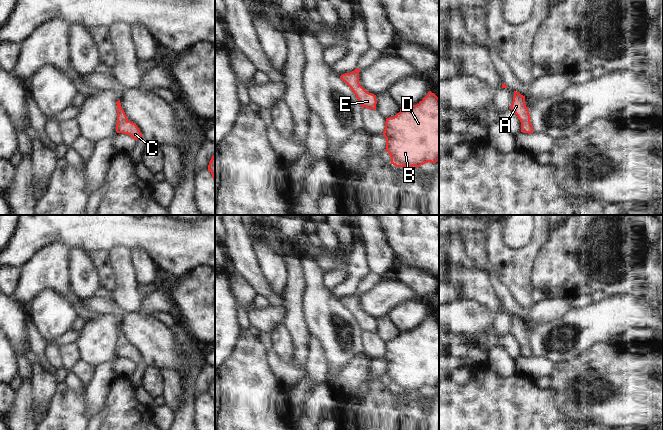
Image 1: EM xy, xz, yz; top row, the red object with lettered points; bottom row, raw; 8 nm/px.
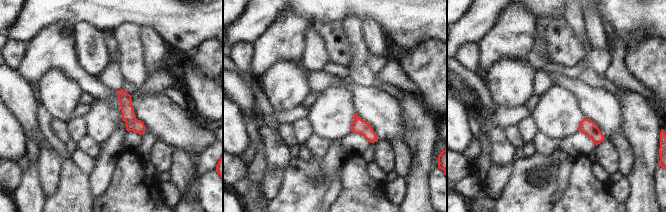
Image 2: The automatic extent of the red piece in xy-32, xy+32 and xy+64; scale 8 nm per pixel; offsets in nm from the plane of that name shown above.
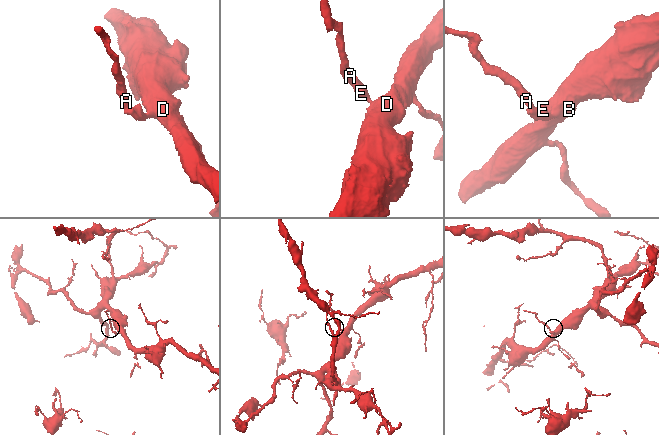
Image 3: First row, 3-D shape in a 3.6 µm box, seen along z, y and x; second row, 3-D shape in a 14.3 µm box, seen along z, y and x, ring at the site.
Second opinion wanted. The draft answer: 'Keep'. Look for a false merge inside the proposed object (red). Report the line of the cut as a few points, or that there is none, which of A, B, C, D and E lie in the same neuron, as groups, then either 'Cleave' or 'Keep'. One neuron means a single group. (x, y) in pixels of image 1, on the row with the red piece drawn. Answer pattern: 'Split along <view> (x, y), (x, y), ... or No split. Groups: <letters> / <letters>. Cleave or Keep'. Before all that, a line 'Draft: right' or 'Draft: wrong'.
Draft: right
No split. Groups: A B C D E. Keep

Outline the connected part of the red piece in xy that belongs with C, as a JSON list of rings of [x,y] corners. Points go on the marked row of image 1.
[[[120,100],[117,101],[116,104],[117,104],[116,132],[127,134],[130,137],[132,137],[134,140],[143,137],[137,125],[128,120],[124,110],[121,107]]]

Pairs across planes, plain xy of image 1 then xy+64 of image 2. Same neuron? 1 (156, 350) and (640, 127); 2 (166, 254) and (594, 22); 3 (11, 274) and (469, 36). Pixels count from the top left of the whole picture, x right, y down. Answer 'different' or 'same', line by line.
1: different
2: different
3: different

